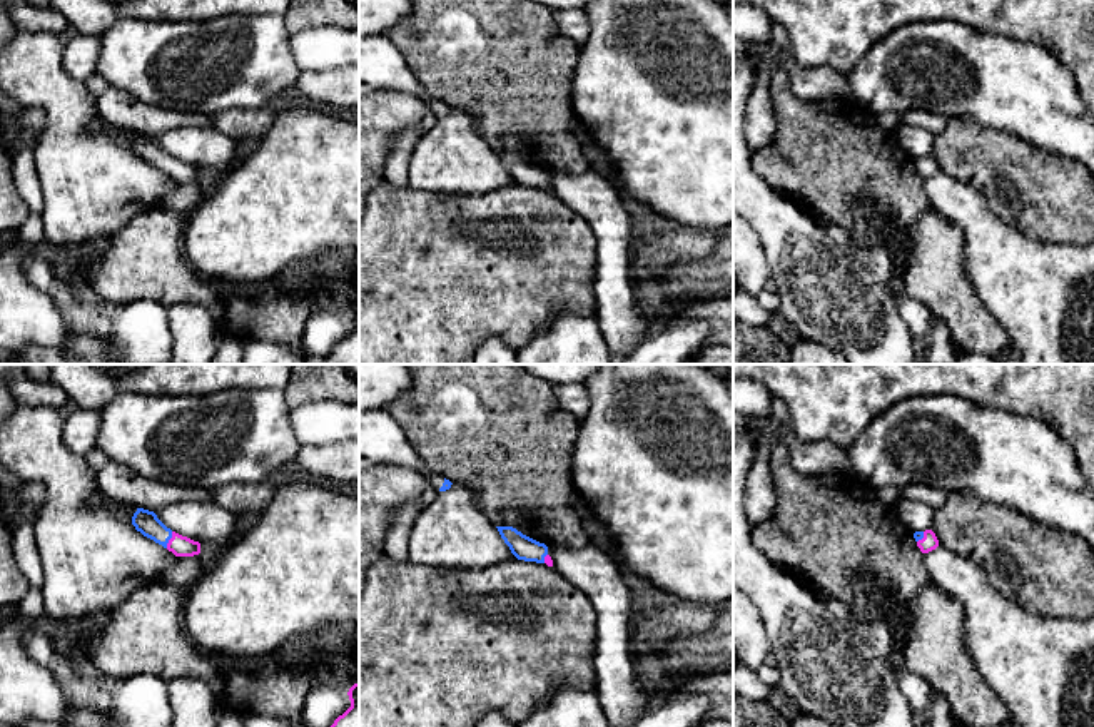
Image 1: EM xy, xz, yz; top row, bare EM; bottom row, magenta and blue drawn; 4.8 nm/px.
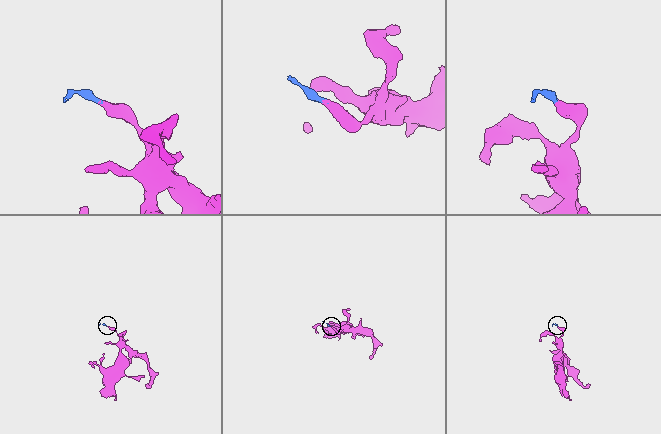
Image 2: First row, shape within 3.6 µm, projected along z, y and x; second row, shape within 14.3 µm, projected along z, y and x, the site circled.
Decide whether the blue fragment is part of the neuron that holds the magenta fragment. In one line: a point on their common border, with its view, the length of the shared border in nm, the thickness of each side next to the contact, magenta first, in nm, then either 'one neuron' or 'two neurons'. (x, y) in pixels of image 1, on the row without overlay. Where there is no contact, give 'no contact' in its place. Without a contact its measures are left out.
xy (169, 166) | 90 nm | 100/120 nm | one neuron

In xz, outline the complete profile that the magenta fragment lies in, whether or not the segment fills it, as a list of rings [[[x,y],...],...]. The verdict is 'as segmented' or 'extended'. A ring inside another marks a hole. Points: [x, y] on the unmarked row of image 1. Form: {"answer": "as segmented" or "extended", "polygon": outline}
{"answer": "extended", "polygon": [[[496,152],[504,169],[518,186],[546,189],[553,192],[553,186],[548,180],[548,172],[539,169],[513,152]]]}

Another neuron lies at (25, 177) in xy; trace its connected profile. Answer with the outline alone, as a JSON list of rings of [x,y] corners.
[[[22,145],[17,154],[12,155],[12,174],[15,187],[28,206],[28,211],[42,216],[43,196],[38,174],[35,170],[35,152],[32,147]]]

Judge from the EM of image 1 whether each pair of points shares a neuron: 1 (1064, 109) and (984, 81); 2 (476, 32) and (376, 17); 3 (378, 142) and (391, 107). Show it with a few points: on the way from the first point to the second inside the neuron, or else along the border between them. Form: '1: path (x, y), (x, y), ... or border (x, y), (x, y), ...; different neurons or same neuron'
1: path (1044, 107), (1021, 87), (1004, 84); same neuron
2: border (410, 17), (383, 34); different neurons
3: path (378, 134), (378, 121), (383, 116); same neuron

